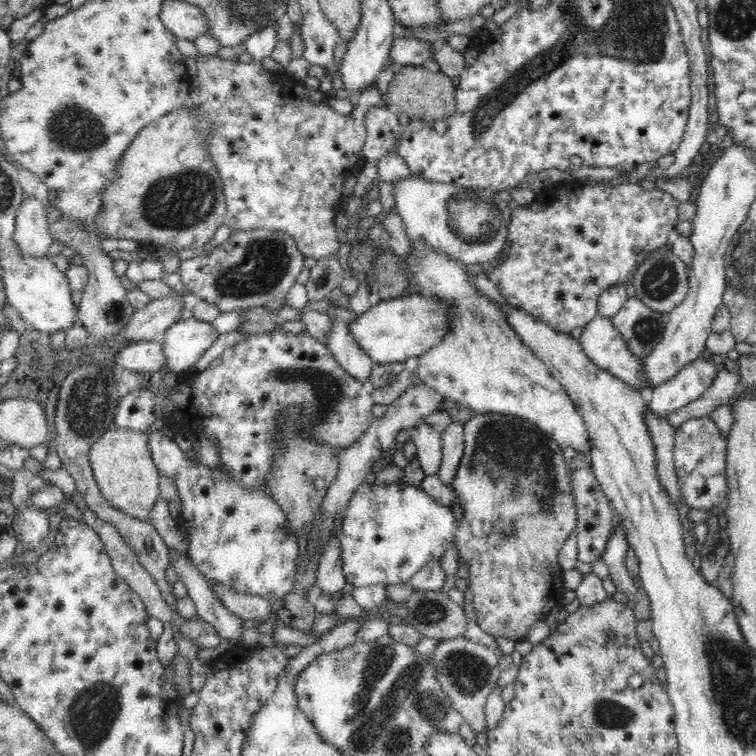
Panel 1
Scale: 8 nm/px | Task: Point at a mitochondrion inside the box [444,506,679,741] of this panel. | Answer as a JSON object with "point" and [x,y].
{"point":[607,713]}

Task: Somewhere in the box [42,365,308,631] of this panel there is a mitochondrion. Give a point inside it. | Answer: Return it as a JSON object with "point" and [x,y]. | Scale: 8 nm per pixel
{"point":[87,401]}

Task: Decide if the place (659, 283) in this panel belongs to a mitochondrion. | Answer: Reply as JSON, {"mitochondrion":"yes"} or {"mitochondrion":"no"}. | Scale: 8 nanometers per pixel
{"mitochondrion":"yes"}

